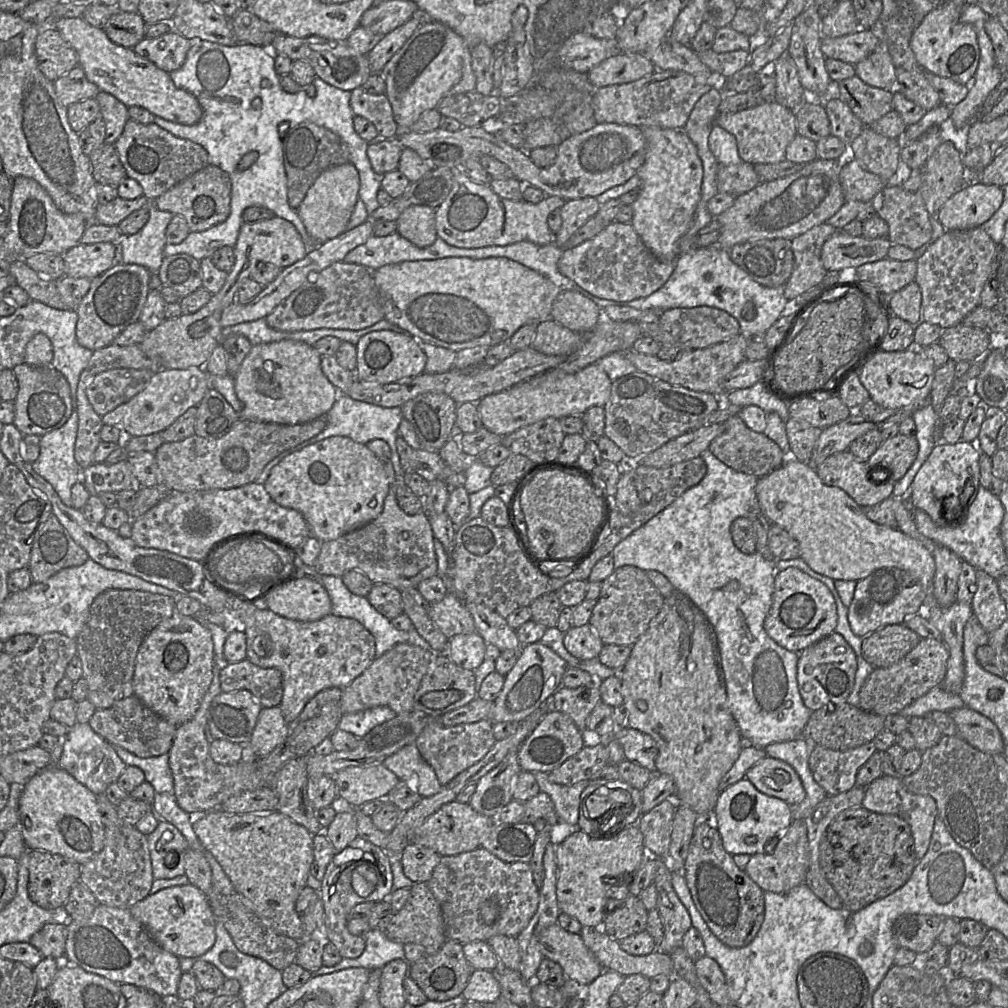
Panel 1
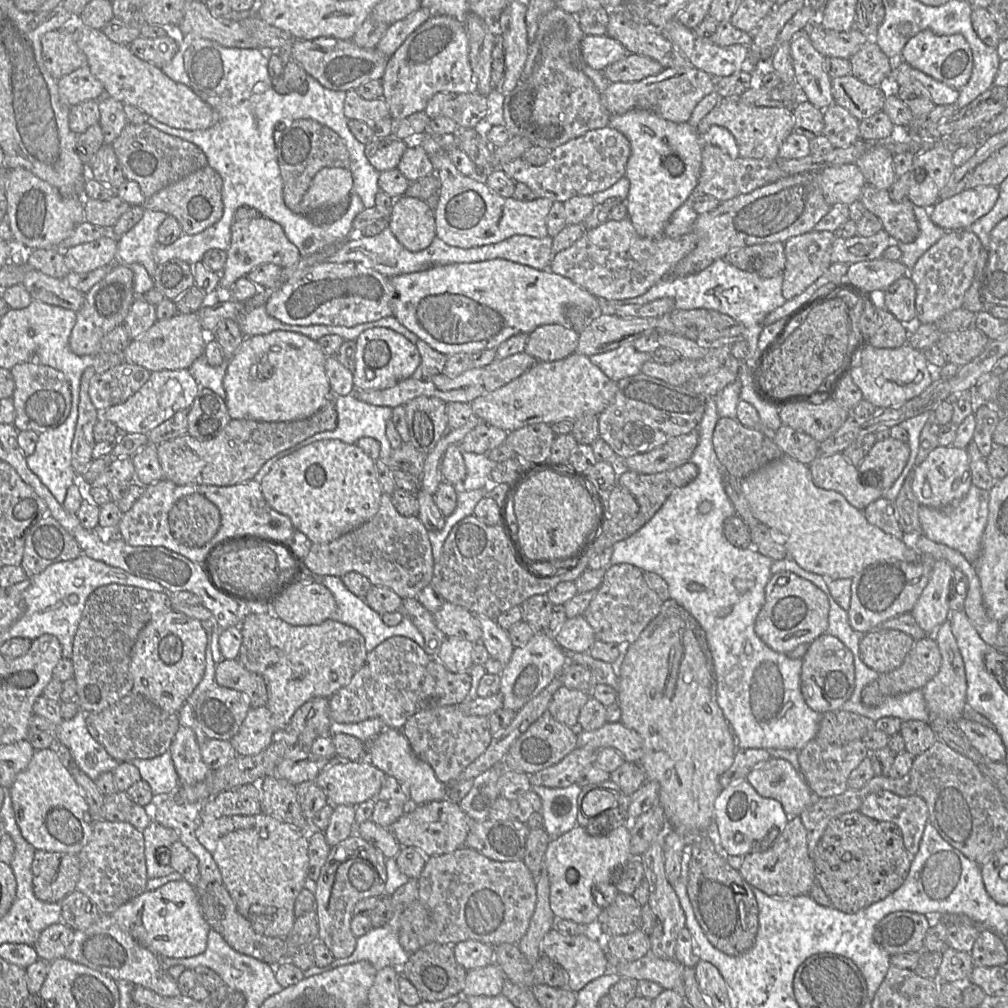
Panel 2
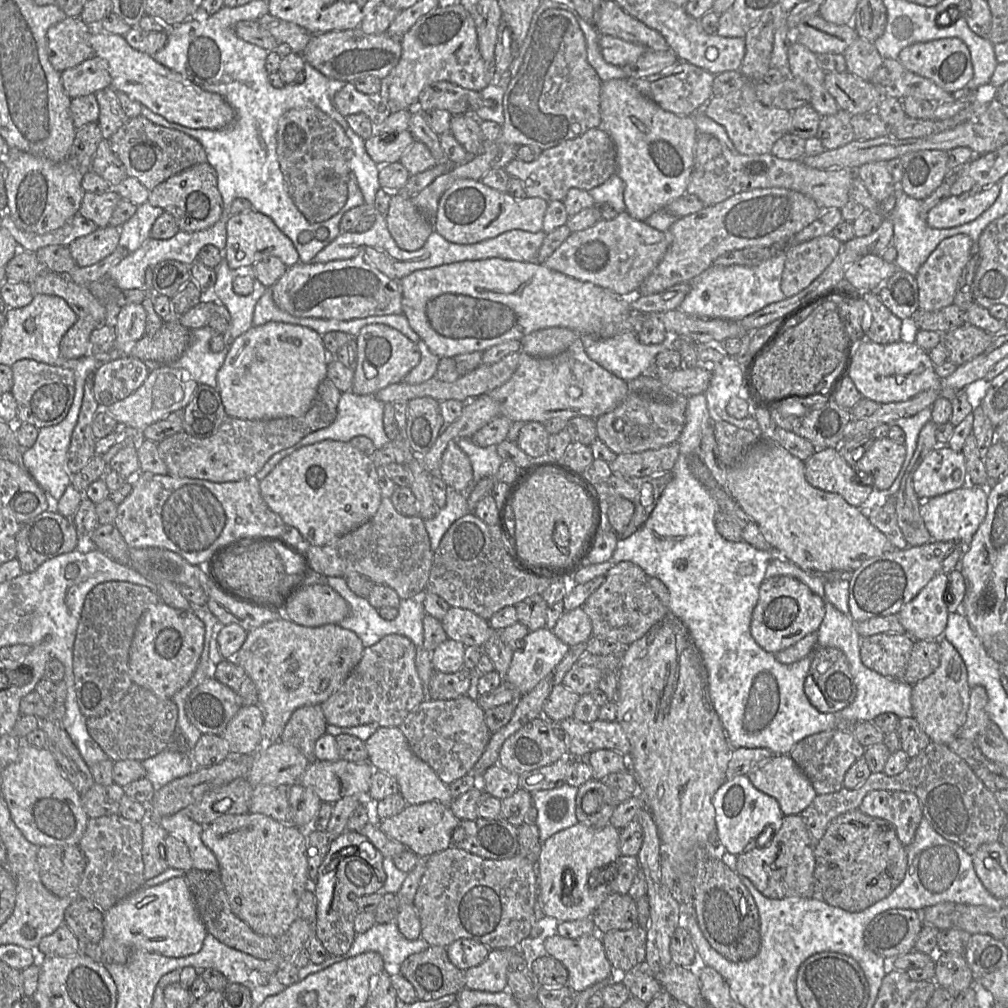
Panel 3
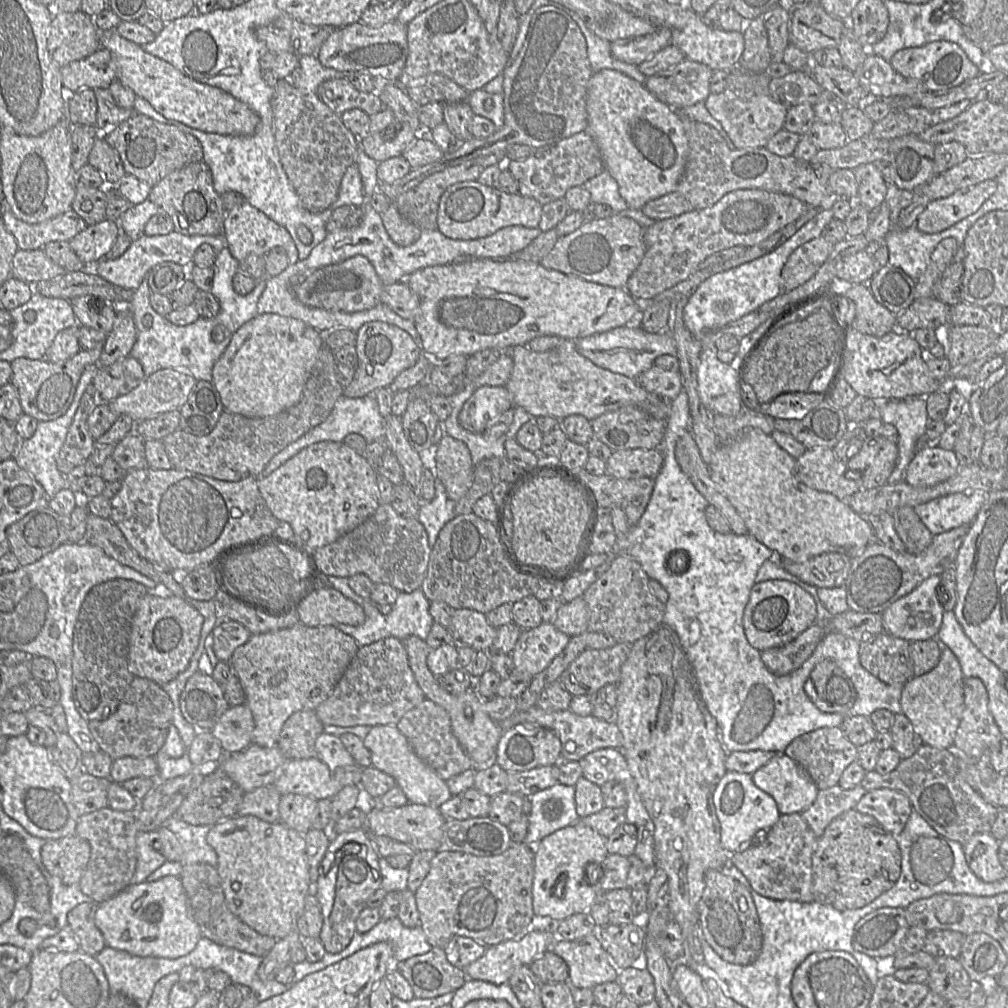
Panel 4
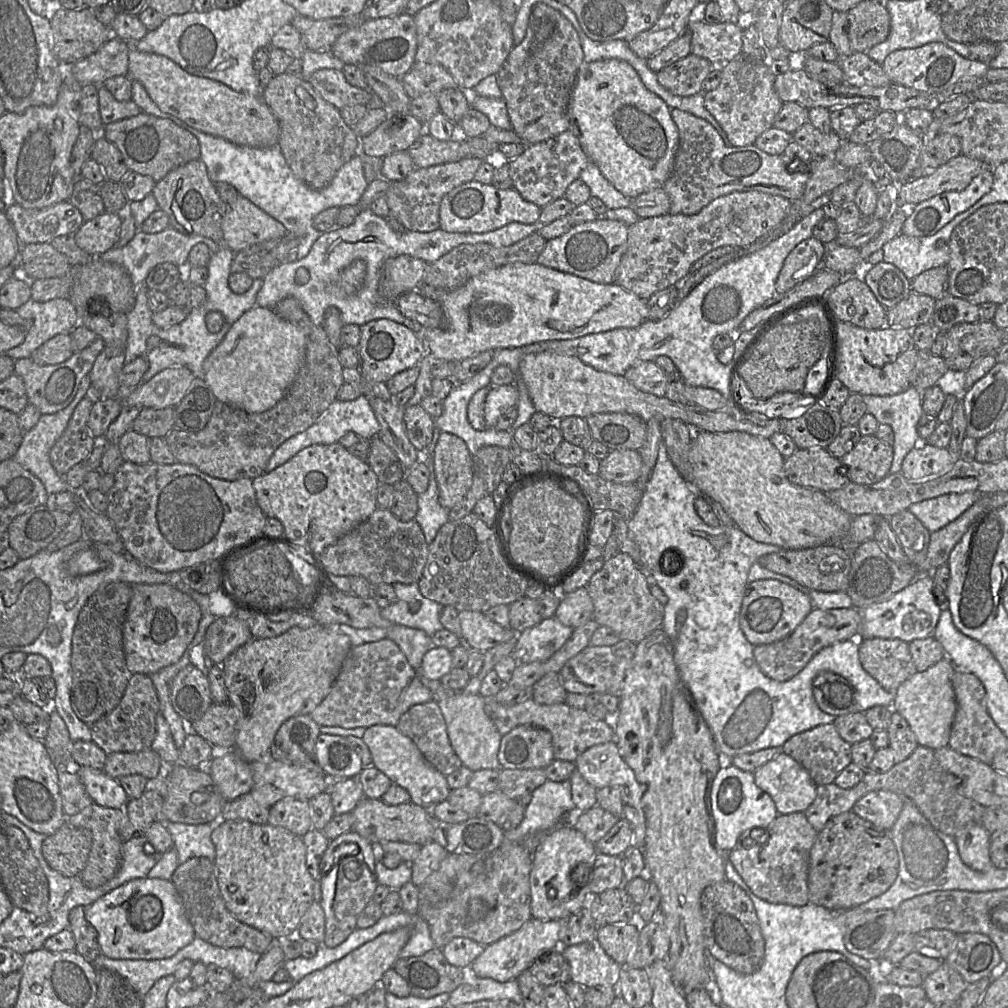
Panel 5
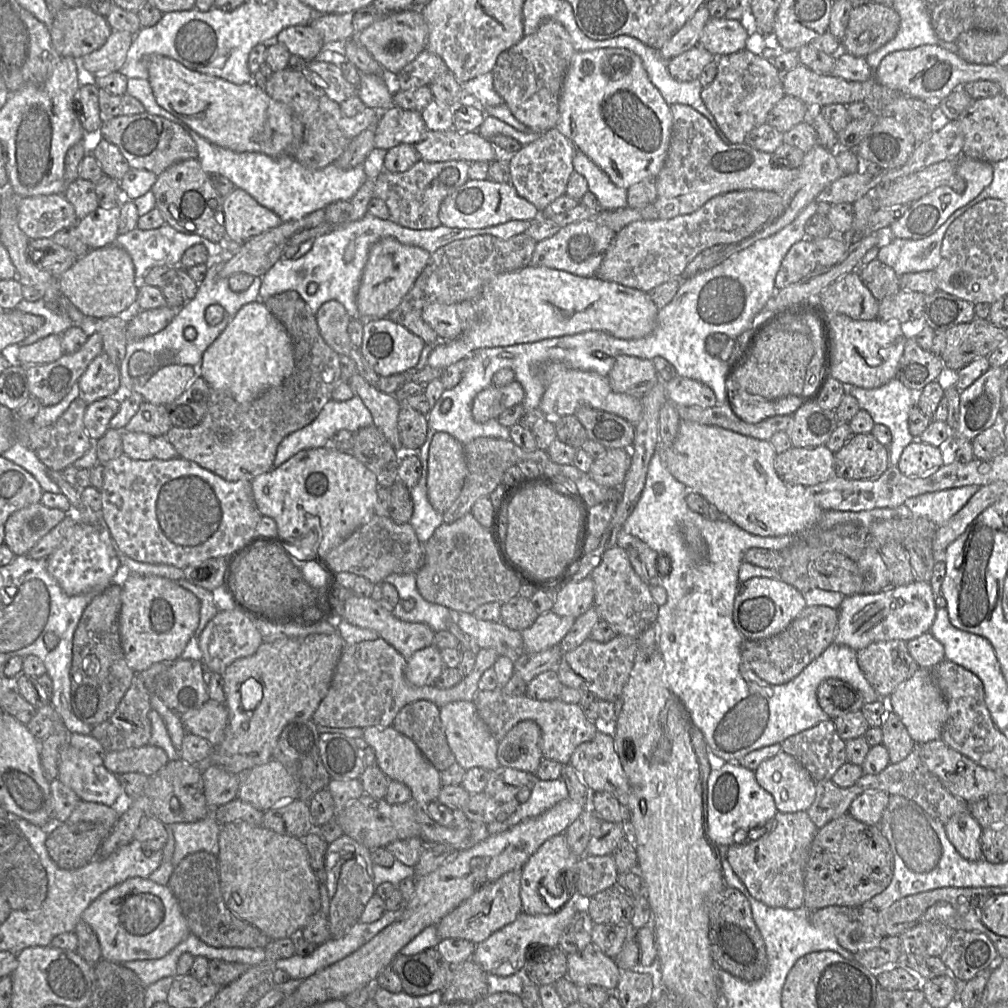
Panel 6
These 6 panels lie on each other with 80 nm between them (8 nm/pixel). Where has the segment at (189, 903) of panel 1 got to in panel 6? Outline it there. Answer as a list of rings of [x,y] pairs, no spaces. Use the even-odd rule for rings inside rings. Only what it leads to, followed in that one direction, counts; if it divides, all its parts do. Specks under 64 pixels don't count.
[[[130,878],[110,888],[84,910],[82,920],[97,935],[101,957],[115,963],[161,958],[190,934],[168,885],[157,884],[149,878]]]

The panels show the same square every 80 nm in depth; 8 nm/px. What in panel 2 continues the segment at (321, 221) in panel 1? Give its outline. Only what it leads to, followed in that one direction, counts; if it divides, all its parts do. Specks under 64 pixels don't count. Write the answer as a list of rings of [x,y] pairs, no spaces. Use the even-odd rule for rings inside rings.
[[[325,167],[317,172],[302,199],[302,214],[308,215],[345,200],[353,191],[353,177],[348,168]]]

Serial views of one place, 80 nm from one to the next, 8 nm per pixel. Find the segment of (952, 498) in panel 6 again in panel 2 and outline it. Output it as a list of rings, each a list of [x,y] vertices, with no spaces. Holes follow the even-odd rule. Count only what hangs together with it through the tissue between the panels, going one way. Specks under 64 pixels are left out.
[[[971,485],[968,493],[959,501],[942,509],[921,505],[919,521],[923,535],[929,540],[957,550],[967,561],[974,564],[981,552],[983,533],[988,520],[989,491]]]

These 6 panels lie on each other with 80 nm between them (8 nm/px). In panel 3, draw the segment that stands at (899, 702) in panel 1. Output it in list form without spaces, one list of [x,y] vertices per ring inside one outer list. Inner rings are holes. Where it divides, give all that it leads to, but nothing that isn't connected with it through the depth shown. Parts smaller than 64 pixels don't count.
[[[915,640],[902,681],[913,686],[930,676],[939,666],[940,654],[937,640]]]

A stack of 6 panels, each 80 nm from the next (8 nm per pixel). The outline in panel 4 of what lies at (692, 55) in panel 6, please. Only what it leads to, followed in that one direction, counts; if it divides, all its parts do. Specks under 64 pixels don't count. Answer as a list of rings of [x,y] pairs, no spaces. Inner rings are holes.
[[[684,58],[675,66],[647,77],[644,86],[658,100],[680,110],[708,98],[713,72],[705,64]]]

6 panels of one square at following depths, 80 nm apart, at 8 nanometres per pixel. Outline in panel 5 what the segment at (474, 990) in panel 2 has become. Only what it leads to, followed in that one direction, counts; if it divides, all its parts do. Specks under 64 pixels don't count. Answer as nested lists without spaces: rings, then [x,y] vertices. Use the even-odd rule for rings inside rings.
[[[531,918],[517,931],[485,946],[483,952],[468,969],[477,977],[490,978],[498,982],[517,978],[522,972],[528,970],[539,956],[560,946],[559,931],[564,920],[541,921]]]

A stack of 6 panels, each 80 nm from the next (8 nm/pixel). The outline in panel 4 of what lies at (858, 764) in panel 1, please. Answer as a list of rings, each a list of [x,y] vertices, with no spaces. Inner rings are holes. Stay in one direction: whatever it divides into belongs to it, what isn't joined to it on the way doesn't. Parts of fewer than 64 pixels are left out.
[[[824,727],[795,738],[784,754],[797,762],[812,778],[819,790],[838,785],[843,771],[857,760],[858,751],[840,727]]]

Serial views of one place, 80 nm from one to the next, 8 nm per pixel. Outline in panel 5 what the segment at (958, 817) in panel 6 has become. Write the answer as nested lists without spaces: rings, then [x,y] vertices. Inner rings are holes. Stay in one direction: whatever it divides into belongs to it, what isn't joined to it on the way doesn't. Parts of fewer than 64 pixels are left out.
[[[981,823],[967,824],[955,836],[962,861],[971,869],[987,871],[994,866],[990,858],[991,834]]]

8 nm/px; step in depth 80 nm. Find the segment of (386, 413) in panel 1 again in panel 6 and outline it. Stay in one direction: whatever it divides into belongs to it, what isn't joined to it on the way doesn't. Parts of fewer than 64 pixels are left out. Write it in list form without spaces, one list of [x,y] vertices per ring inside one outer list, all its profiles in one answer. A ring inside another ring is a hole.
[[[358,395],[343,402],[330,400],[311,424],[291,433],[282,440],[277,449],[273,468],[278,468],[300,451],[325,447],[330,443],[333,435],[340,430],[348,430],[355,433],[362,428],[372,425],[374,425],[372,415]]]

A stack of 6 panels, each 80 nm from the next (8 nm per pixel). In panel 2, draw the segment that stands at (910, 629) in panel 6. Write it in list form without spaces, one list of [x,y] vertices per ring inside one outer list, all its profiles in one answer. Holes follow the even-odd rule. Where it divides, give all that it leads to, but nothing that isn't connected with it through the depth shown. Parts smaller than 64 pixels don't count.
[[[936,560],[928,584],[911,610],[917,624],[928,636],[949,619],[949,589],[953,567],[945,560]]]

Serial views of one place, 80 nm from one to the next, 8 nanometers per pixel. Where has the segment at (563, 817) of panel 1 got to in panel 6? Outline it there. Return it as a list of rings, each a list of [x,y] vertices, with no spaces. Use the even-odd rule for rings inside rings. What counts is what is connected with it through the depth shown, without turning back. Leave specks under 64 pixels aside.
[[[562,778],[537,780],[532,787],[530,798],[519,805],[505,821],[487,824],[490,834],[504,832],[523,820],[541,815],[562,800],[569,798],[566,783]]]

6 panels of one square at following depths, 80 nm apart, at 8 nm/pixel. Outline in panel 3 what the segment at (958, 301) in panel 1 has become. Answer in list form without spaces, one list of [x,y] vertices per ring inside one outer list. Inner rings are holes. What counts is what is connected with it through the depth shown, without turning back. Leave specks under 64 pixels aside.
[[[965,234],[943,239],[919,268],[915,278],[918,286],[918,308],[935,311],[953,304],[959,280],[970,257],[972,240]]]

